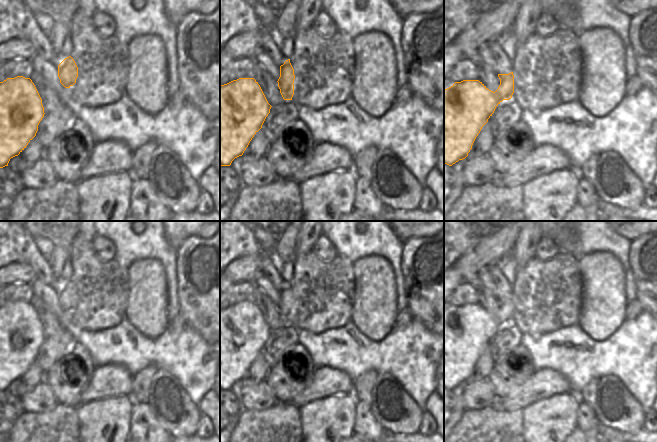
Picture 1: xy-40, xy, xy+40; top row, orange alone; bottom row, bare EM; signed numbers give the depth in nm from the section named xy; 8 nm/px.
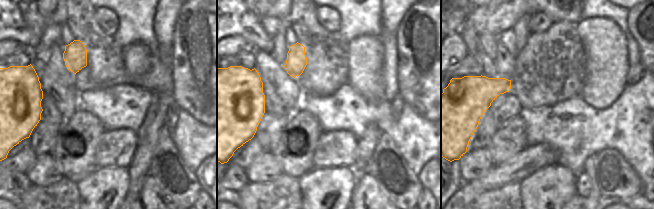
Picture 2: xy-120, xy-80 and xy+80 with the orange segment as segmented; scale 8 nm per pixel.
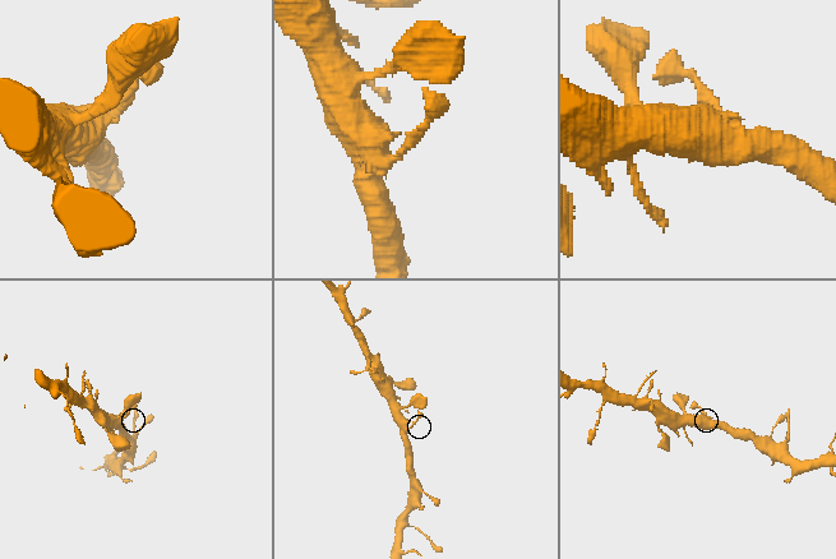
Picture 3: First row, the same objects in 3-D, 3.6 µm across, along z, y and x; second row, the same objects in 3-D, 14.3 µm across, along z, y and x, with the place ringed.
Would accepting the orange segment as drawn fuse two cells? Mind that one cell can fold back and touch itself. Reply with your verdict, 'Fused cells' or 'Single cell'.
Fused cells

